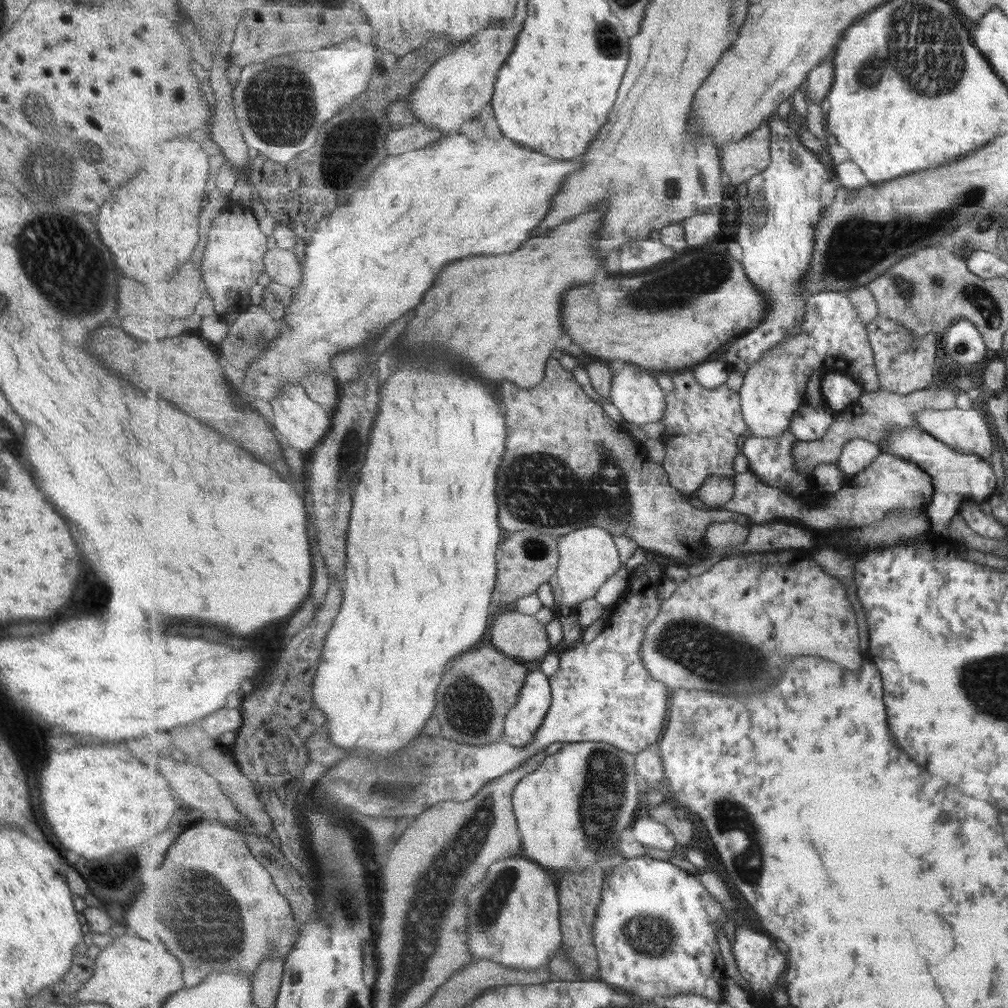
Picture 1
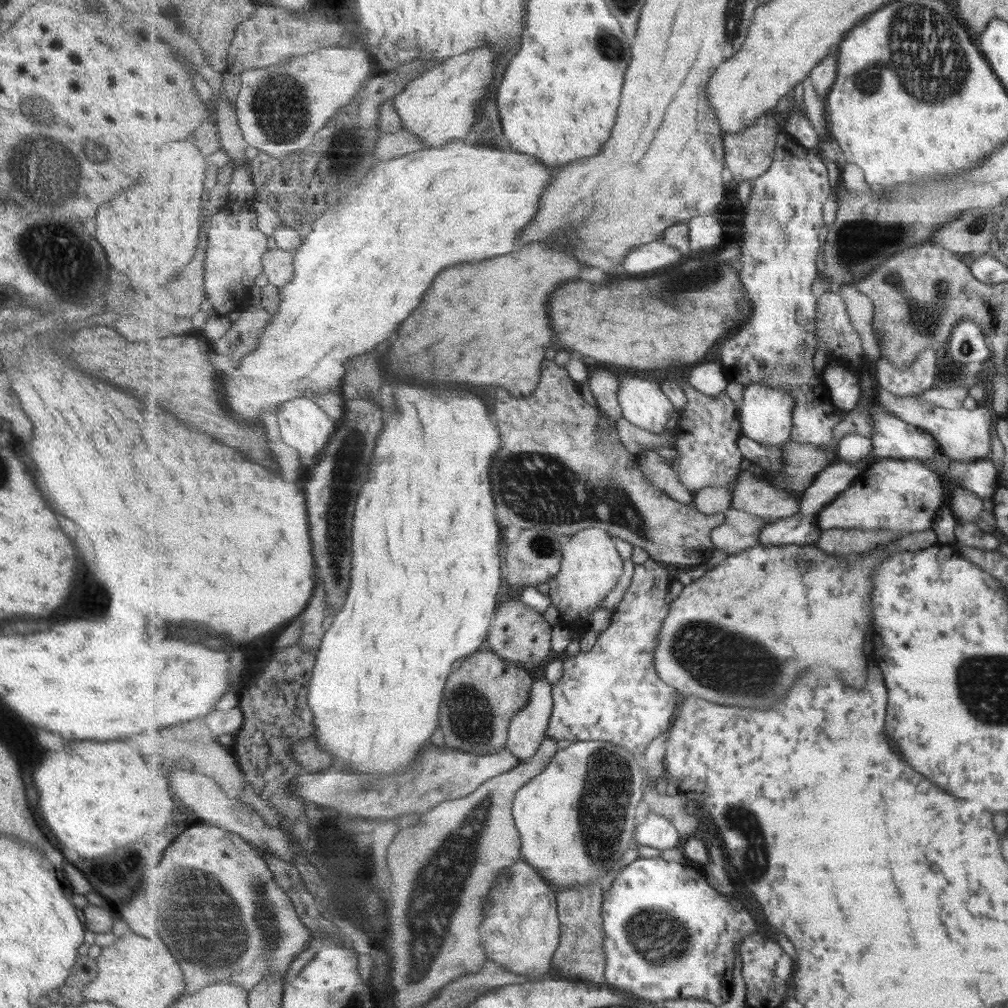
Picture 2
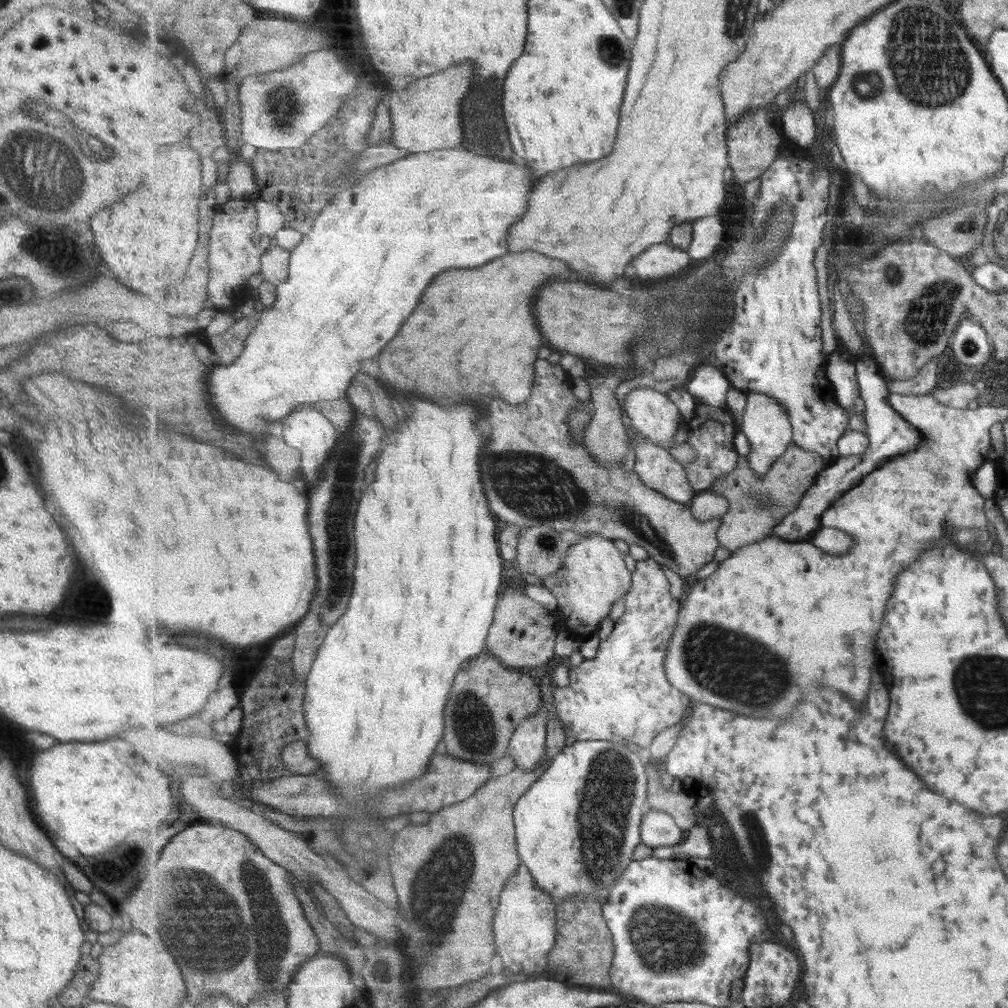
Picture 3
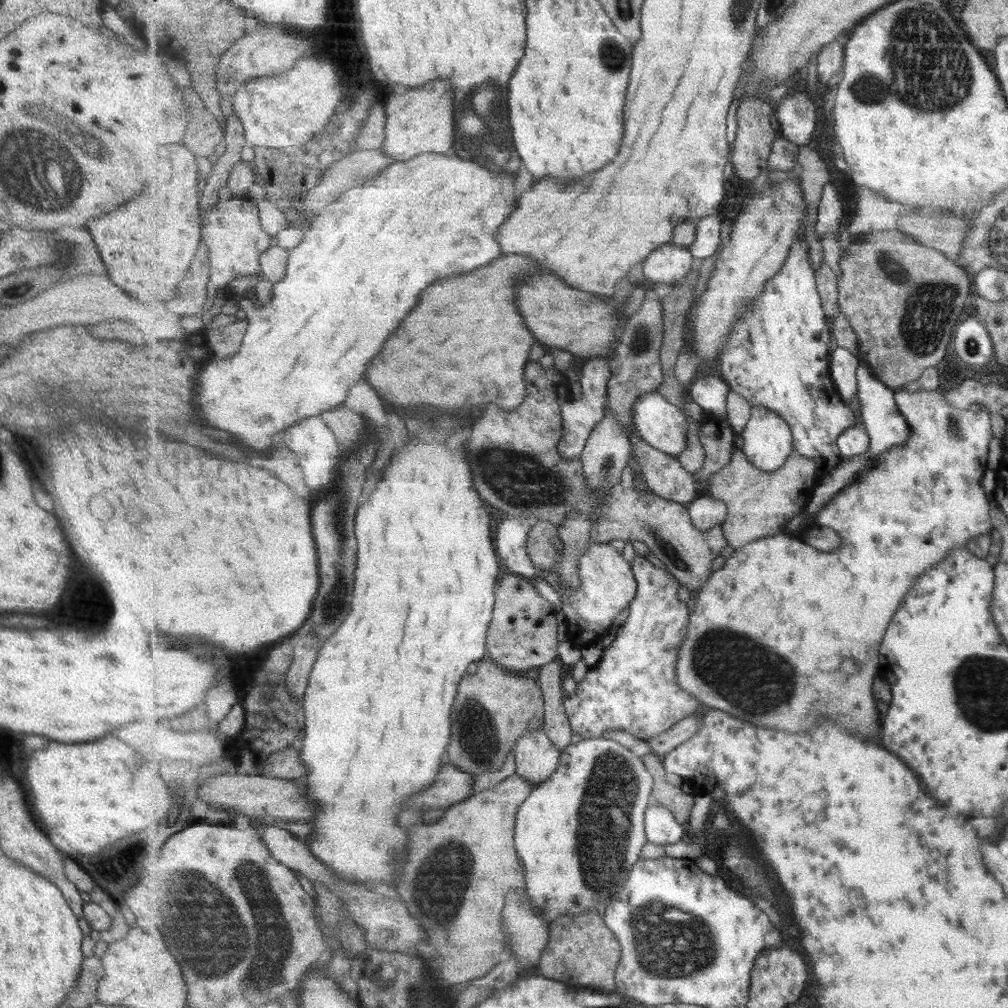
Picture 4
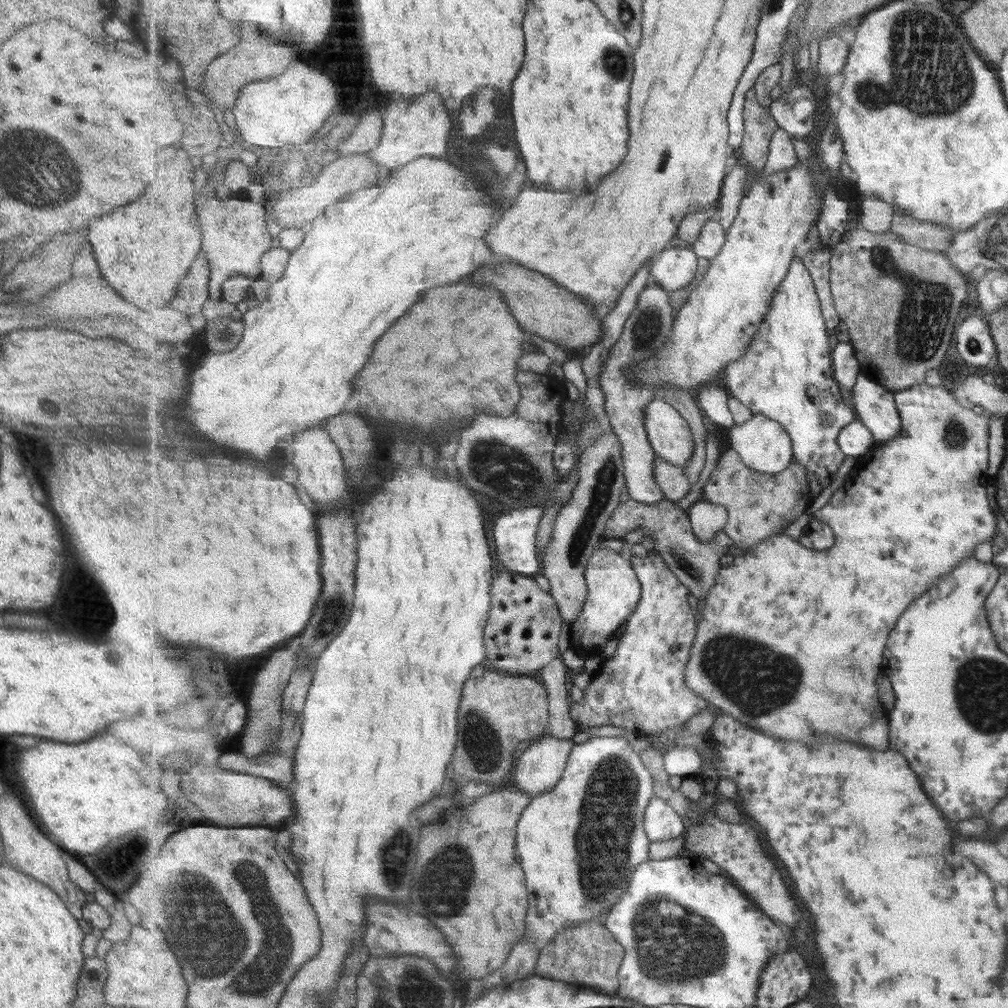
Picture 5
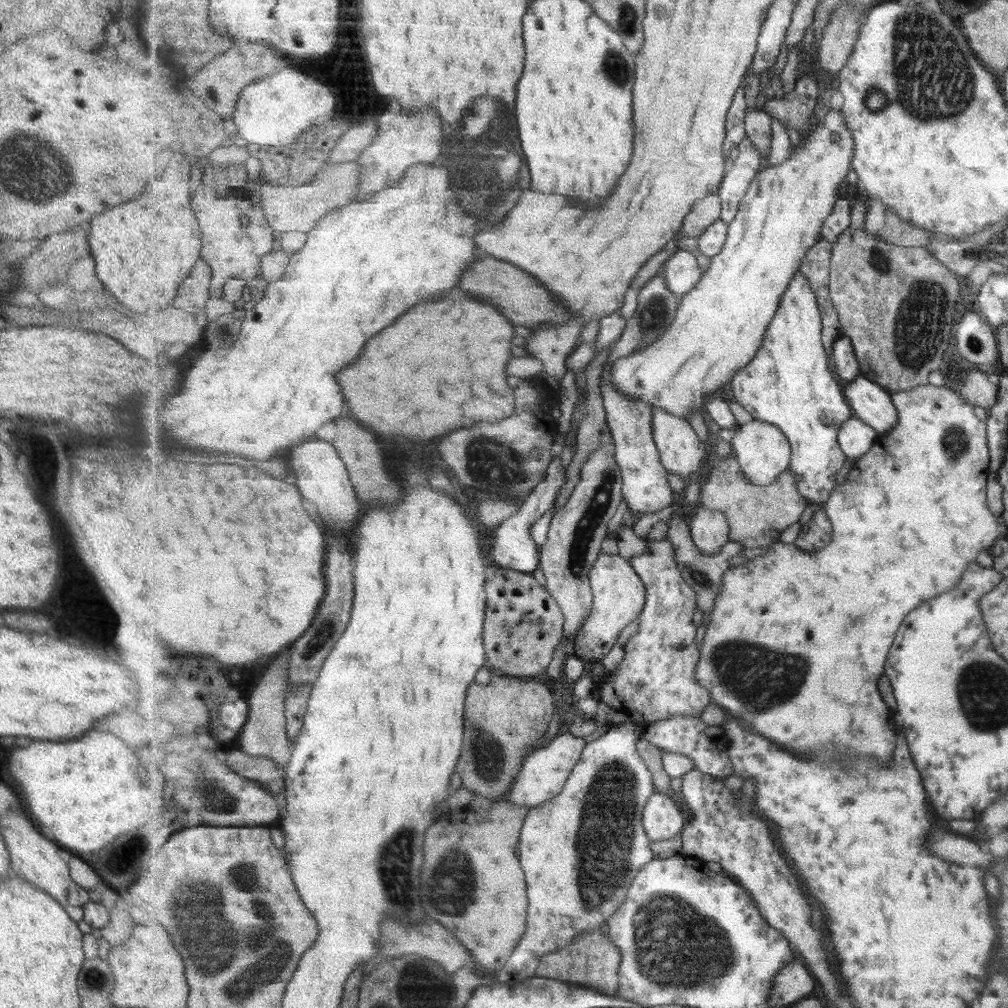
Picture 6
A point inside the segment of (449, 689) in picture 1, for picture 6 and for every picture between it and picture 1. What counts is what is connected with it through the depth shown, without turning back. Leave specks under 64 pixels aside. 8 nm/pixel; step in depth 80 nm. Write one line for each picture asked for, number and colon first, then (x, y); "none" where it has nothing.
2: (486, 691)
3: (489, 701)
4: (493, 709)
5: (499, 711)
6: (505, 718)

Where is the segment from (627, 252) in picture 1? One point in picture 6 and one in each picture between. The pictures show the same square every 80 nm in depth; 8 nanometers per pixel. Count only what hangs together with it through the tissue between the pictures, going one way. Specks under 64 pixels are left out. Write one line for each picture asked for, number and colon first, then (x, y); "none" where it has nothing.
2: (644, 260)
3: (663, 260)
4: (670, 264)
5: (674, 269)
6: (682, 272)

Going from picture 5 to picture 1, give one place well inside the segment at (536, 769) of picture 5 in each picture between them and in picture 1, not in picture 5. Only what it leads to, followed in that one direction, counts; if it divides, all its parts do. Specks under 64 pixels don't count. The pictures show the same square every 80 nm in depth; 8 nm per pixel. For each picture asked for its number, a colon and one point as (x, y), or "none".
1: (525, 718)
2: (528, 728)
3: (528, 747)
4: (537, 758)

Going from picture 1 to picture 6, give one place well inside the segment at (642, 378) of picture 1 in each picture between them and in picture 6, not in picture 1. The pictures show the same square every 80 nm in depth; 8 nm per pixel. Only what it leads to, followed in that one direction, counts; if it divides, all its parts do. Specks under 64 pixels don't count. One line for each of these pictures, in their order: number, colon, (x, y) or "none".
2: (643, 403)
3: (651, 412)
4: (664, 426)
5: (669, 433)
6: (682, 452)

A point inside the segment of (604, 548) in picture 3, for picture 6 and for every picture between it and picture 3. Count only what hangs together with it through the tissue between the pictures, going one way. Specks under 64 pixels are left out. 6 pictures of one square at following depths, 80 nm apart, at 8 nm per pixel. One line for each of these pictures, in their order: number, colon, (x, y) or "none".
4: (609, 585)
5: (614, 590)
6: (619, 593)

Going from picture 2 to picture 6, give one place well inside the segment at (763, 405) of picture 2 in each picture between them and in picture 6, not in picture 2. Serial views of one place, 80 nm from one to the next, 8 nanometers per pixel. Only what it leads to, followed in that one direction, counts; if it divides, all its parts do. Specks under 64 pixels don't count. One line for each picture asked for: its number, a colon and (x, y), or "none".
3: (767, 425)
4: (768, 439)
5: (765, 446)
6: (764, 452)

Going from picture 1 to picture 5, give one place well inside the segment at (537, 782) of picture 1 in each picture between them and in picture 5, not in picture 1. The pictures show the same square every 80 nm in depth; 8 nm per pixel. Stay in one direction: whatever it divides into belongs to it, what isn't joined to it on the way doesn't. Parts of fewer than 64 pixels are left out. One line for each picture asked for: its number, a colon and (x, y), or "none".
2: (561, 814)
3: (583, 817)
4: (601, 791)
5: (604, 793)

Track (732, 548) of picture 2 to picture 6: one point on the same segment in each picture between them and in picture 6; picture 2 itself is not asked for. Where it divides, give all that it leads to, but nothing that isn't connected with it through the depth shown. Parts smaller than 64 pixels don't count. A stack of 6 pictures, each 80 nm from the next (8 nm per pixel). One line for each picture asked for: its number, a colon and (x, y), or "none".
3: (756, 505)
4: (760, 504)
5: (759, 506)
6: (756, 515)

